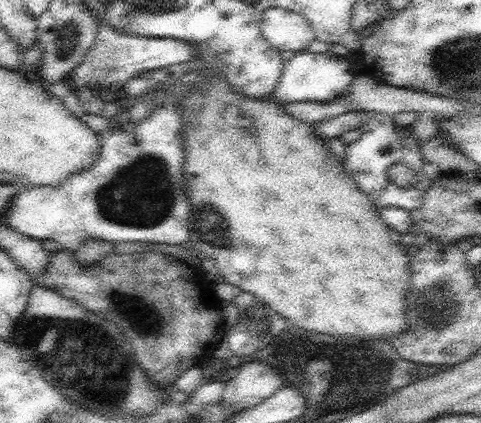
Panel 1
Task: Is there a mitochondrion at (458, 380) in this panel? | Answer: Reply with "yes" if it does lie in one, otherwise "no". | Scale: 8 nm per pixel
no

